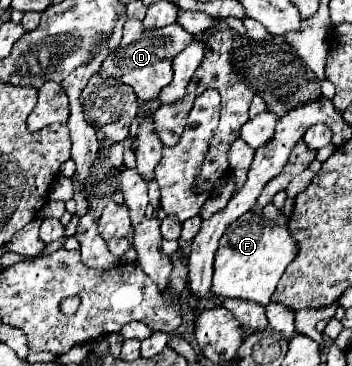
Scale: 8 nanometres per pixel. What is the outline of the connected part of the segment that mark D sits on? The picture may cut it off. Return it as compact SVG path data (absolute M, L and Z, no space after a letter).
M126 20L124 24L124 36L116 52L110 52L108 58L102 64L104 76L112 76L120 80L122 84L128 84L134 88L136 96L144 102L154 100L158 92L172 82L172 58L182 52L190 42L192 34L186 32L180 24L170 24L156 30L144 30L140 20Z

